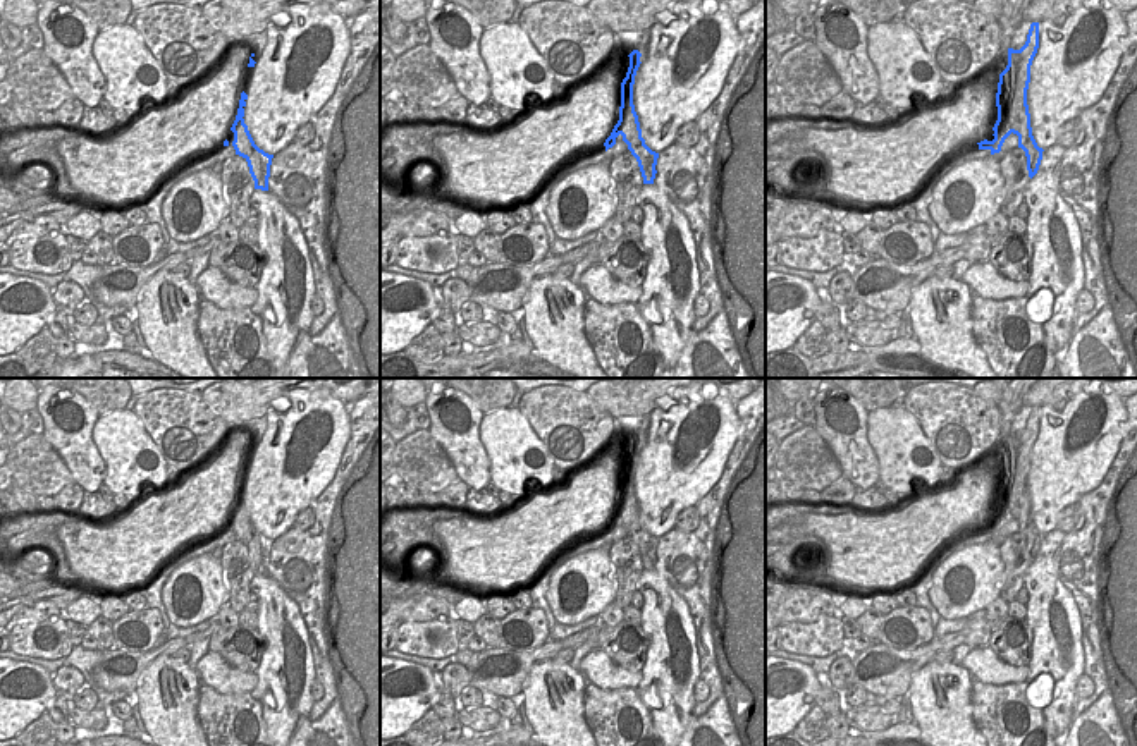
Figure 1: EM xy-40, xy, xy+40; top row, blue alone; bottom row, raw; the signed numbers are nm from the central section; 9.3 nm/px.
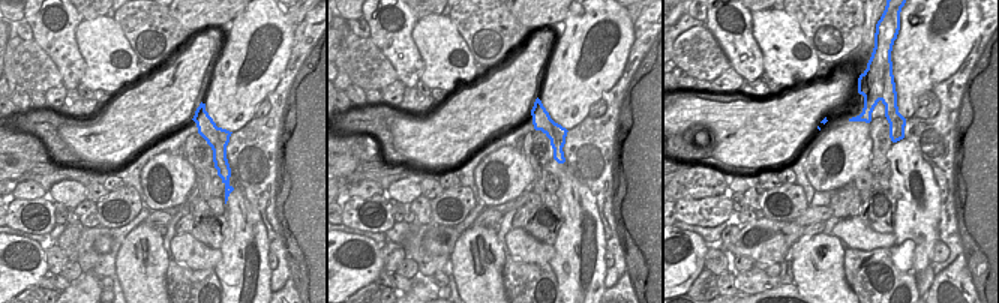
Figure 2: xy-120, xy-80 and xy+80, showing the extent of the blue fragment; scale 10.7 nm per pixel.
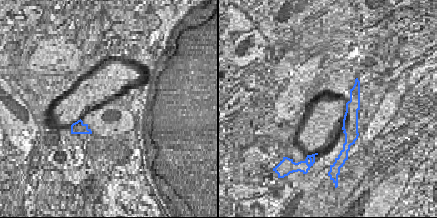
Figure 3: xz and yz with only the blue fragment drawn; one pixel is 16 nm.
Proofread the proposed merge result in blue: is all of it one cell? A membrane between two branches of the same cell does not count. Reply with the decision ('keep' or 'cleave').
cleave

